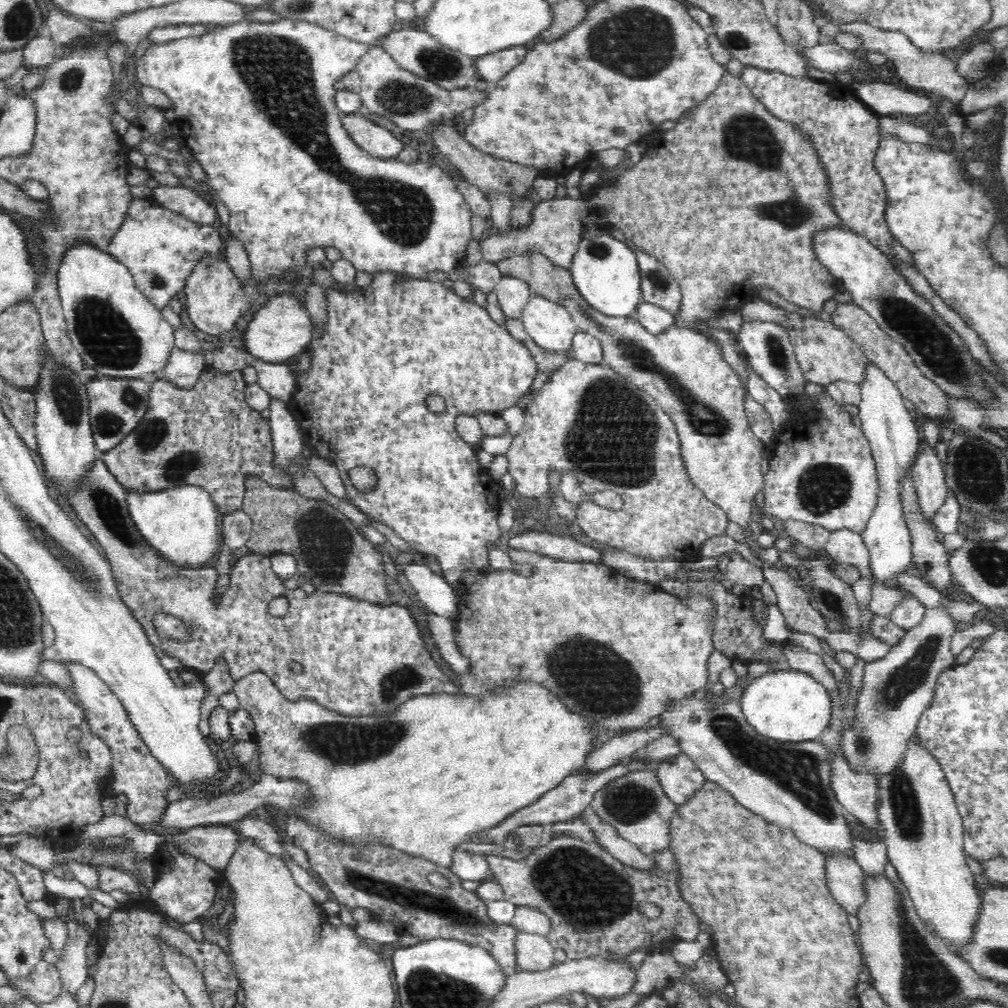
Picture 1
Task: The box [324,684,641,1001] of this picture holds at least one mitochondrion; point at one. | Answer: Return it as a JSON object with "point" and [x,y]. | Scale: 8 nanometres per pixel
{"point":[586,892]}

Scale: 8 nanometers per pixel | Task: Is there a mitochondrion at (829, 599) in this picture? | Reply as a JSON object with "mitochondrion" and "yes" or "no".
{"mitochondrion":"yes"}

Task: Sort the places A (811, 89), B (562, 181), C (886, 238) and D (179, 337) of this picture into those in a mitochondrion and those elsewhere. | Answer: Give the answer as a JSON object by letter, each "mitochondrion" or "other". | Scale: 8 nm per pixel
{"A":"other","B":"other","C":"other","D":"other"}

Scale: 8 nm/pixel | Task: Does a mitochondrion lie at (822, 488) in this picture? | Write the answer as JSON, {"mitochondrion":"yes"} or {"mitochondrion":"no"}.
{"mitochondrion":"yes"}

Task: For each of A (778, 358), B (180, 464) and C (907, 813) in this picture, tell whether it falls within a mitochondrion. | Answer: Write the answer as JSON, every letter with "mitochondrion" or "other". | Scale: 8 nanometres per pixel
{"A":"mitochondrion","B":"mitochondrion","C":"mitochondrion"}

